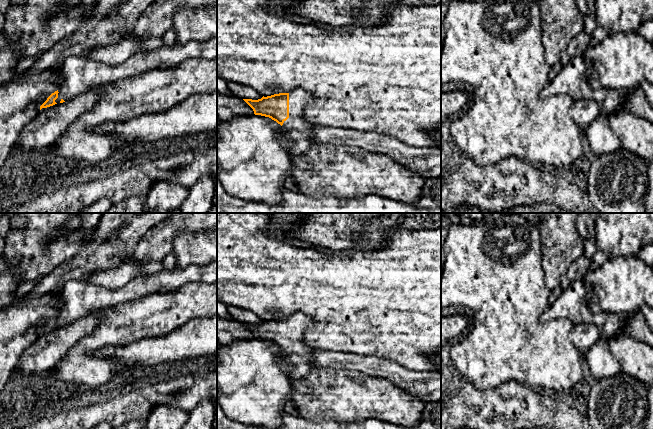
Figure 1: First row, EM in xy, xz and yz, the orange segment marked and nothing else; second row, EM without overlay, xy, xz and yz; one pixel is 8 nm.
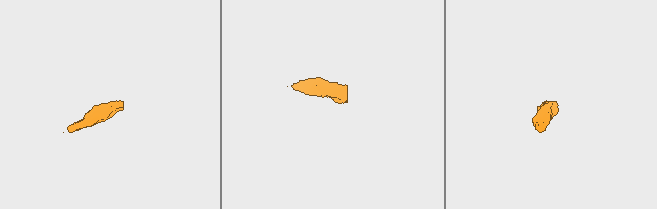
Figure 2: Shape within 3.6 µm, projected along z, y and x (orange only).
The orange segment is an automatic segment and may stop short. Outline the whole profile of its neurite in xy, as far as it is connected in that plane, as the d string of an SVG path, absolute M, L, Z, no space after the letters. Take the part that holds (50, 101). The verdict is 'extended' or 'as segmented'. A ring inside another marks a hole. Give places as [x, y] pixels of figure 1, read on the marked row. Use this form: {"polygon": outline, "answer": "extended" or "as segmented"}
{"polygon": "M217 37L205 42L190 41L184 45L162 46L153 51L136 53L117 65L70 56L61 67L58 90L47 98L40 106L40 110L69 101L101 84L133 78L156 68L172 68L189 58L215 57L217 57Z", "answer": "extended"}

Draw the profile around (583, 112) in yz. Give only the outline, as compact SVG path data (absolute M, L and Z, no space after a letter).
M580 99L573 101L570 108L570 116L573 121L583 130L601 114L600 104L594 99Z

